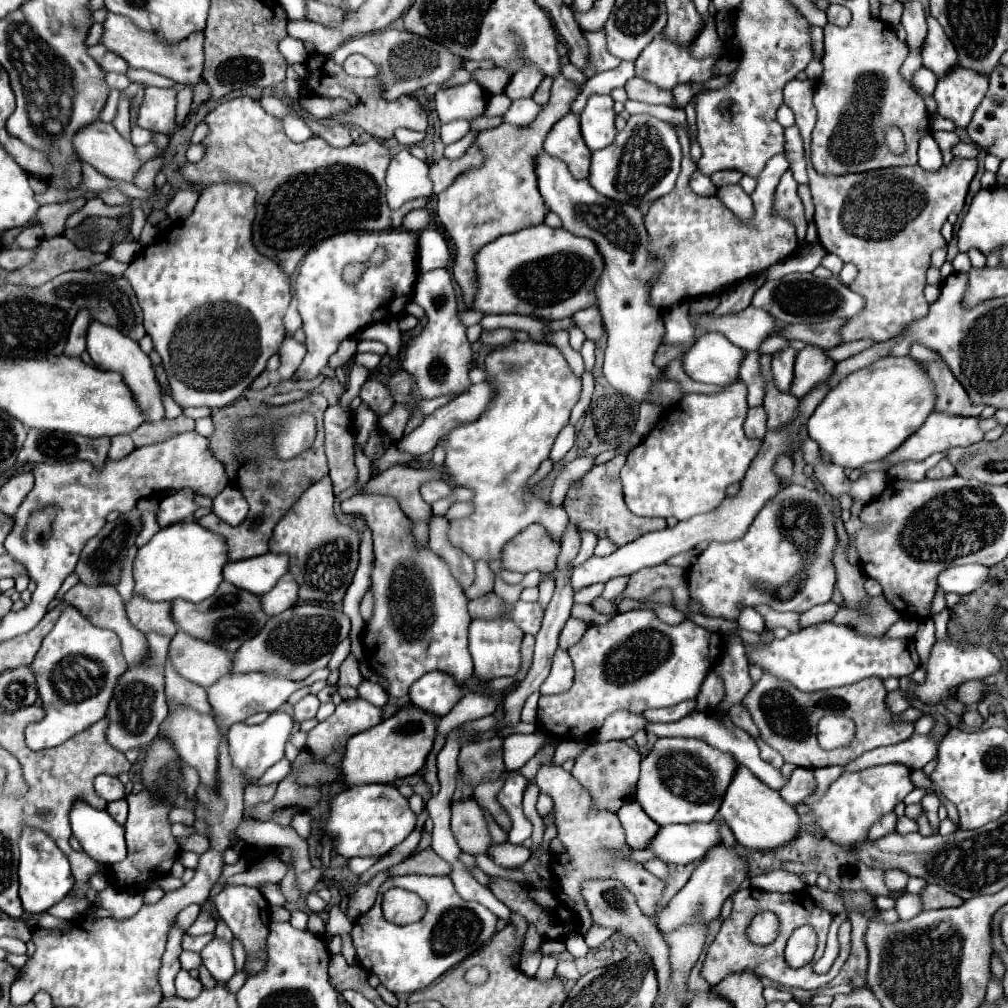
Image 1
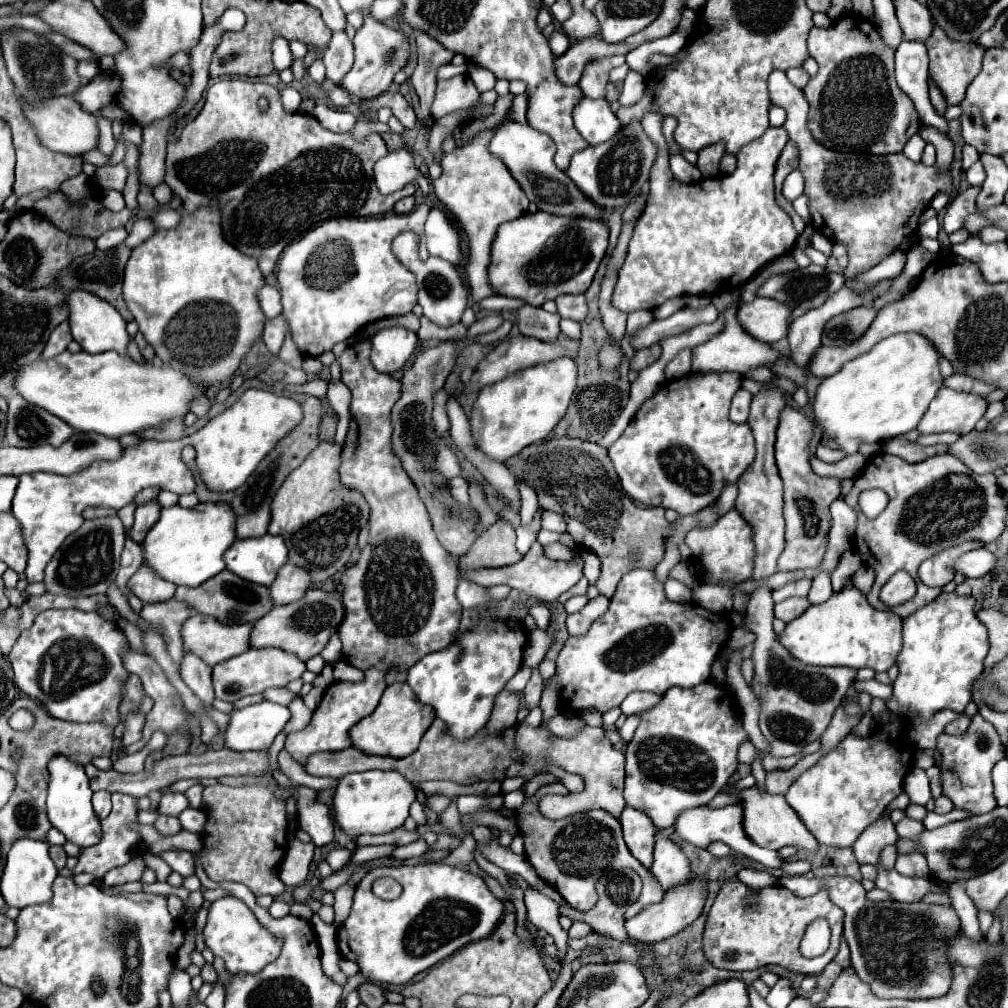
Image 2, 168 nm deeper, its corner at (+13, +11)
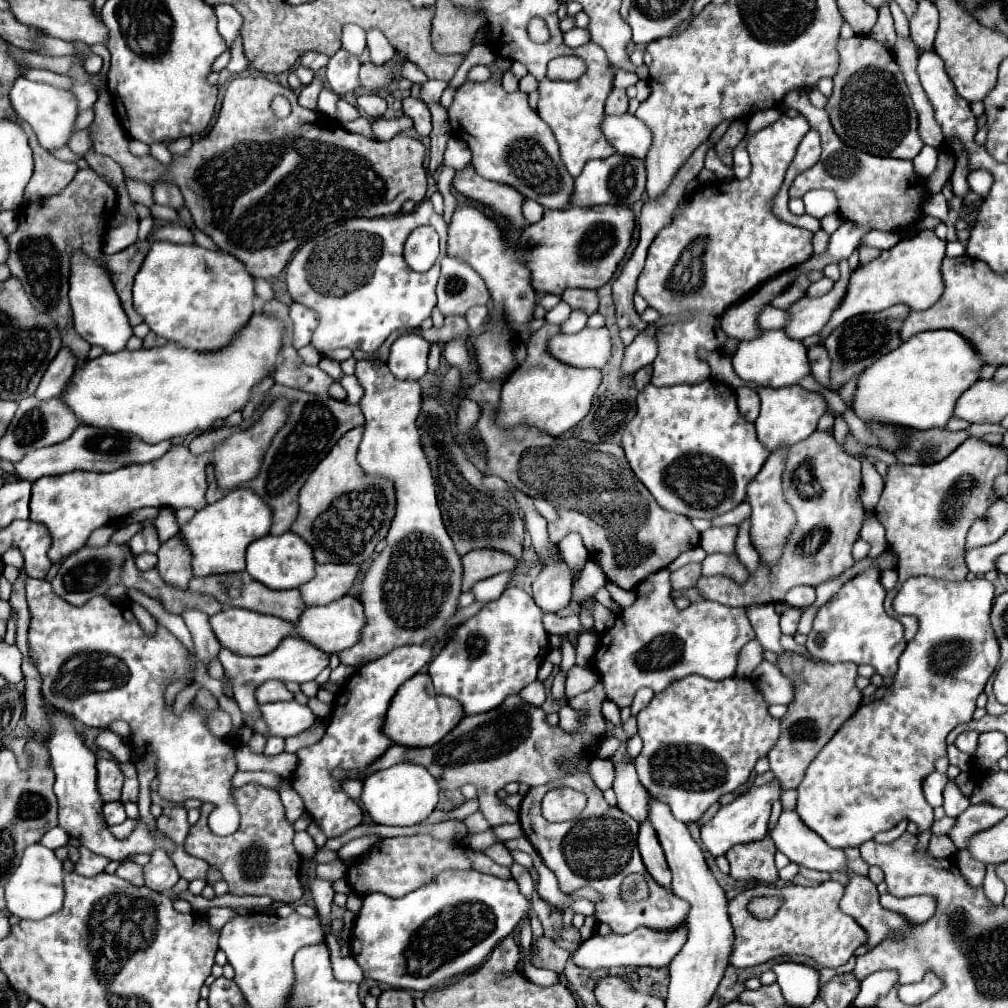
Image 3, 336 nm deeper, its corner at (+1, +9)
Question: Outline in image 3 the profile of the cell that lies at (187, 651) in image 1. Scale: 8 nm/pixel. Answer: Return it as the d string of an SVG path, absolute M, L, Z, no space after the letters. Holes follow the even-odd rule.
M226 607L220 613L212 615L210 625L212 625L212 631L214 631L216 639L220 641L220 645L230 649L236 655L264 655L264 653L270 653L292 631L292 623L288 623L280 617L260 615L260 613L252 613L252 611L244 611L244 609L236 609L236 607Z

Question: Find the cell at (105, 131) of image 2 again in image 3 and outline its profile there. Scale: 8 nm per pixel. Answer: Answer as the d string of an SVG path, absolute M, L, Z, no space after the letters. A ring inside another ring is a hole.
M82 129L82 131L76 131L76 133L72 135L72 139L70 139L68 147L70 147L70 149L72 149L74 153L78 153L80 157L82 157L82 155L86 155L86 151L94 147L94 141L92 141L92 137L90 137L88 129Z

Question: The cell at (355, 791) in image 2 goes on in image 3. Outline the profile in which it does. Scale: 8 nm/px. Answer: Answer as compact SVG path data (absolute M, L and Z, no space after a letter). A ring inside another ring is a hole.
M400 763L366 777L360 803L376 825L404 827L422 823L434 811L438 803L438 793L440 787L436 785L436 779L424 767L412 763Z

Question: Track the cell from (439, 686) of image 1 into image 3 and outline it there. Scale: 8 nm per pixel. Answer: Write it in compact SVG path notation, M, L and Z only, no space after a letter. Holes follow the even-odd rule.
M508 587L500 599L486 603L478 615L470 617L456 629L456 633L448 639L440 653L428 663L428 675L434 683L436 693L456 699L462 705L464 715L478 715L500 707L506 697L516 695L528 683L536 681L538 663L542 665L546 653L550 651L548 633L542 627L542 615L544 613L538 609L532 597L518 587Z

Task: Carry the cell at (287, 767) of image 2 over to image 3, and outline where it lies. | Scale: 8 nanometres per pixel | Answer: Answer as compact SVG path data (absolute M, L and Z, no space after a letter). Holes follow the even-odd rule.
M348 779L342 783L342 789L352 797L352 799L358 799L360 793L362 793L362 781L360 779Z

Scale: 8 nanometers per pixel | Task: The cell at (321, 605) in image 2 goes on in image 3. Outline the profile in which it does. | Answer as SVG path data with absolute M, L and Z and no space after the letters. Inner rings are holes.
M344 595L324 607L304 609L300 619L294 623L294 629L290 635L308 641L310 645L314 645L316 649L320 649L324 653L340 653L342 649L348 649L350 645L354 645L358 641L362 627L364 627L364 609L362 609L360 601L352 595Z

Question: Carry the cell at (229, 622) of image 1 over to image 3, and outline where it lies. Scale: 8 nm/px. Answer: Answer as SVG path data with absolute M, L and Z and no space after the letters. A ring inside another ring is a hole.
M246 571L240 573L228 573L228 575L218 575L218 577L204 577L204 579L196 579L192 577L190 591L194 593L204 593L204 595L212 595L214 599L218 599L224 607L240 607L240 609L248 609L248 611L256 611L262 615L274 615L280 617L284 621L296 621L296 617L300 617L300 613L306 609L306 605L300 599L298 589L290 589L290 591L274 591L268 589L266 585L258 583L256 579L252 579Z

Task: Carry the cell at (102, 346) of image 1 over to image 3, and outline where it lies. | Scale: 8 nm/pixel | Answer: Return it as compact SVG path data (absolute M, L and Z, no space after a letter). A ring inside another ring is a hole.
M76 253L72 257L72 277L70 277L70 305L74 313L74 327L76 331L90 343L98 345L104 351L122 351L132 337L132 327L128 323L128 317L120 305L120 299L116 297L116 291L112 289L110 277L100 269L102 259L88 259L82 253Z

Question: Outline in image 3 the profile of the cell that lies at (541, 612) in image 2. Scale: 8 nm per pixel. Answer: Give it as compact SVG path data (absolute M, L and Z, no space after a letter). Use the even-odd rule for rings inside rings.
M560 635L560 651L562 651L562 663L560 663L560 669L564 673L568 673L568 669L574 665L574 659L576 659L576 649L568 643L568 639L564 635Z

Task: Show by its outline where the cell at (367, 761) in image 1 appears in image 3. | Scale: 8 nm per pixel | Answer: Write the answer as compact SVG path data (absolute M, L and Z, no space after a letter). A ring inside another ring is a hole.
M418 673L416 677L408 679L394 695L386 719L382 723L382 733L396 745L404 747L432 747L438 743L446 733L450 733L456 723L464 717L460 713L460 705L450 697L440 697L434 693L432 681L426 673Z

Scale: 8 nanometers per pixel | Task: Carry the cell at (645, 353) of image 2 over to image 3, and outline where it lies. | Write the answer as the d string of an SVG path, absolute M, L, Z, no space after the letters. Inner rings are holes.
M652 365L644 367L644 369L638 369L636 375L634 375L634 383L636 383L636 389L640 391L646 383L650 383L650 377L652 377Z

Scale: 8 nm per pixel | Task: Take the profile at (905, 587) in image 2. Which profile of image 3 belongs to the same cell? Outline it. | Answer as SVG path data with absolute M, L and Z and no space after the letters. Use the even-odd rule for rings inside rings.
M910 577L902 583L892 607L896 613L918 617L920 627L900 655L900 669L890 693L880 701L860 707L816 755L798 785L798 815L830 847L860 847L874 839L876 833L892 829L902 819L914 821L920 833L930 829L934 813L924 801L922 781L934 771L934 761L946 755L946 735L956 725L972 719L976 699L984 691L1000 659L1000 643L988 617L992 599L994 587L986 579L944 583L932 577Z

